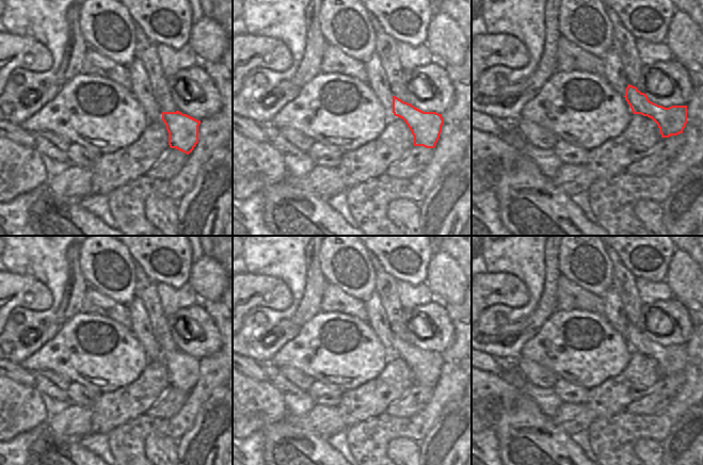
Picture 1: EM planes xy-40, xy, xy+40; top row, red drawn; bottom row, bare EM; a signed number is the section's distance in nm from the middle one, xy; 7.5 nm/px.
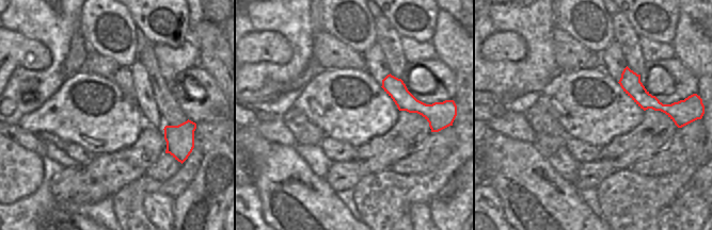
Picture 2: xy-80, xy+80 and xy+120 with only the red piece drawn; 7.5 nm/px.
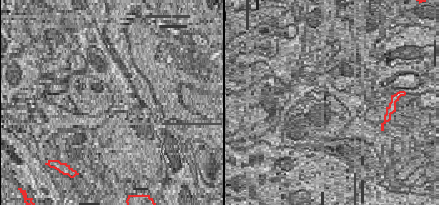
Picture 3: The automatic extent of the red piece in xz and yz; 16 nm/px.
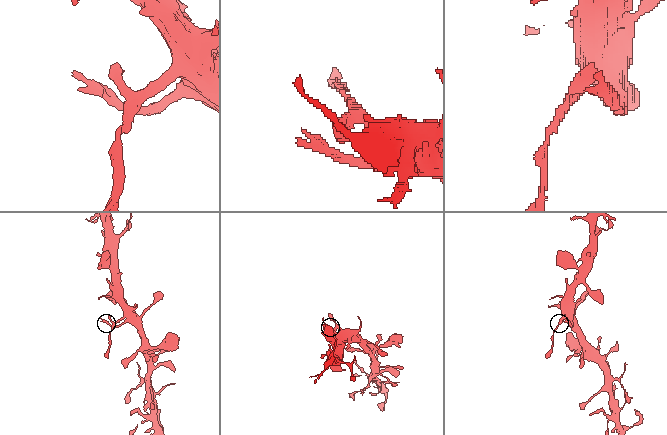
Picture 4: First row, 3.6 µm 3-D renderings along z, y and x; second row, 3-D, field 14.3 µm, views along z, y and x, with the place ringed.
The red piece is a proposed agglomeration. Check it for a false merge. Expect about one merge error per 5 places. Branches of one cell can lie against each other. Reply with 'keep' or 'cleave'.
keep

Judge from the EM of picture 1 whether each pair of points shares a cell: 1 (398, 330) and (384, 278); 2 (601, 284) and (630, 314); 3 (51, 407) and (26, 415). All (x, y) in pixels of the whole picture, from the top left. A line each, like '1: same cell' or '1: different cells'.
1: same cell
2: different cells
3: different cells

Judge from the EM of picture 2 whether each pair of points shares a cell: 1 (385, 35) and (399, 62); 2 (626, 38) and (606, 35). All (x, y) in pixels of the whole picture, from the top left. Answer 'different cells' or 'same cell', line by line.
1: same cell
2: different cells

